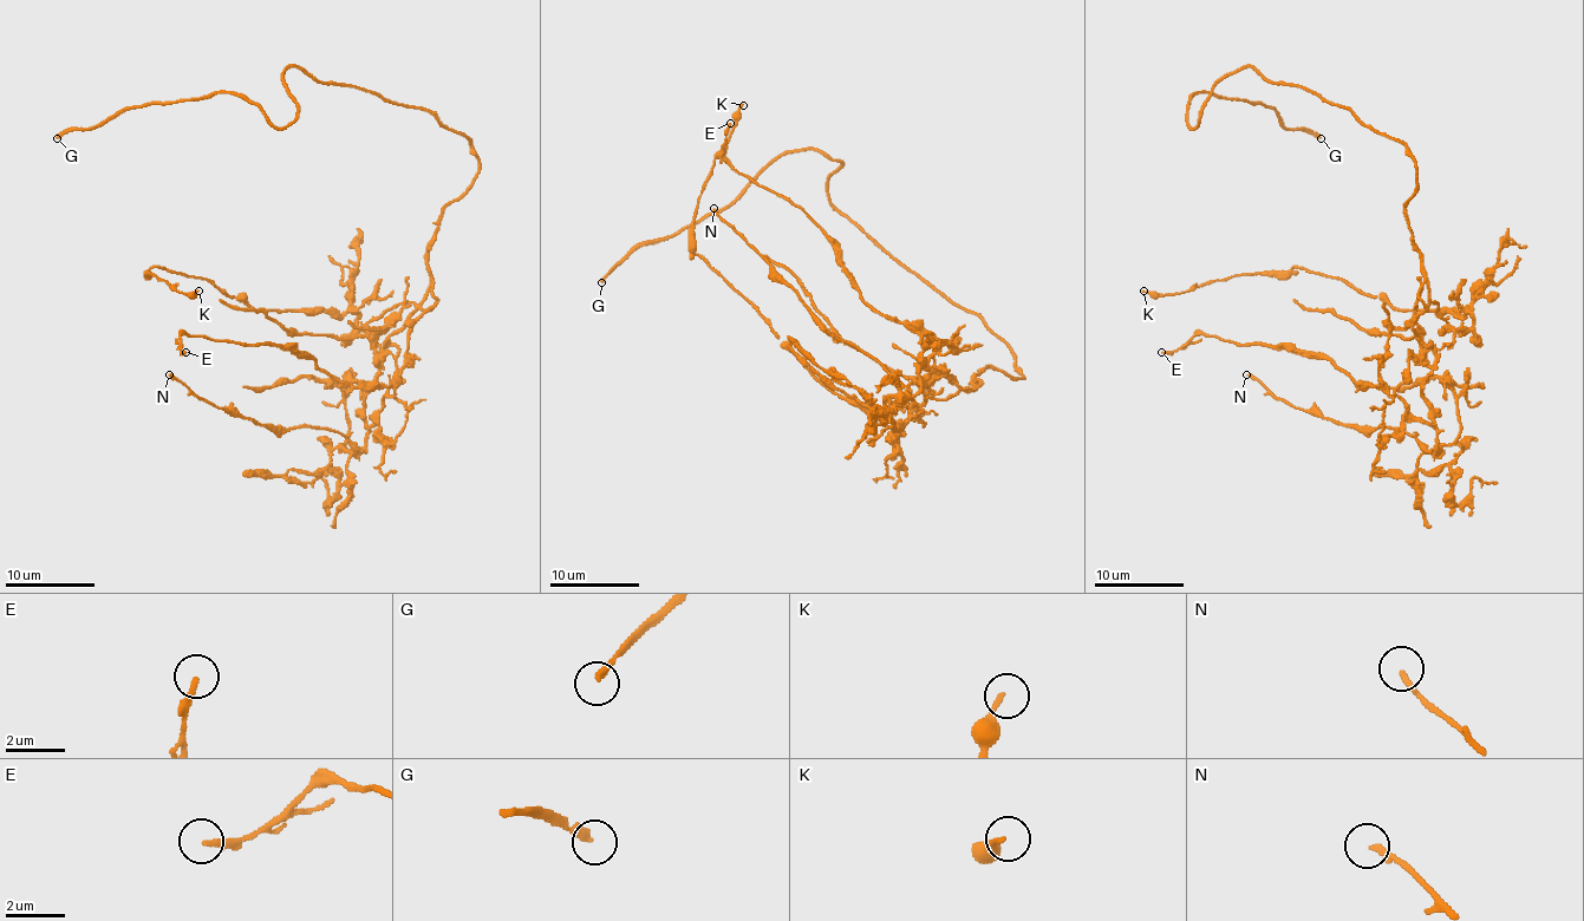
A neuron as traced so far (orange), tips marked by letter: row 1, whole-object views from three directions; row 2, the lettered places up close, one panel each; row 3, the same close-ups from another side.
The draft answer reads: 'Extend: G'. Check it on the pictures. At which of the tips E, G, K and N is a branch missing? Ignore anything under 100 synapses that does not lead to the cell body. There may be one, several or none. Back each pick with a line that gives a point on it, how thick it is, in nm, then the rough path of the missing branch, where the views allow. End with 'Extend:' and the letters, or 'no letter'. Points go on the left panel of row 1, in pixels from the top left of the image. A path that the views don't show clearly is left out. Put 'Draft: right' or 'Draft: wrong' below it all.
G: place (57, 138); calibre 240 nm
Extend: G
Draft: right

